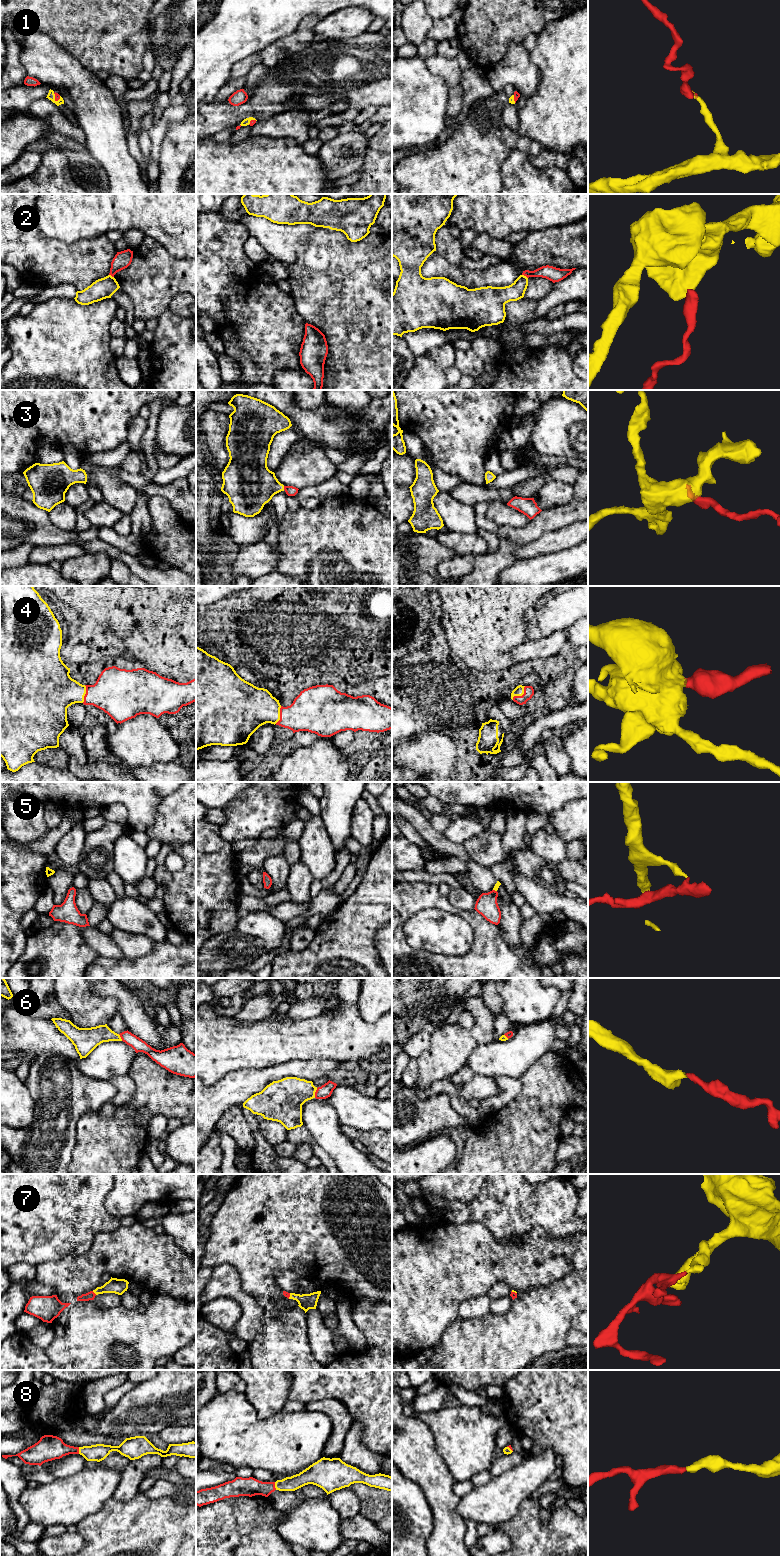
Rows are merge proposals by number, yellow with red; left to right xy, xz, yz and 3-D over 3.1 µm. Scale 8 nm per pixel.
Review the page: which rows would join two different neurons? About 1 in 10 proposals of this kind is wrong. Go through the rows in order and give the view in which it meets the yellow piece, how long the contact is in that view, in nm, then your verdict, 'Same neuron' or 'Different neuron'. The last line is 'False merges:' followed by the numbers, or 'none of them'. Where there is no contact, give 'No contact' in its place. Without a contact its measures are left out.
1: Touches yellow in xy. Shared border 80 nm. Same neuron
2: Touches yellow in yz. Shared border 60 nm. Different neuron
3: Touches yellow in xz. Shared border 30 nm. Same neuron
4: Touches yellow in yz. Shared border 160 nm. Same neuron
5: Touches yellow in yz. Shared border 40 nm. Same neuron
6: Touches yellow in xz. Shared border 80 nm. Same neuron
7: Touches yellow in xy. Shared border 50 nm. Same neuron
8: Touches yellow in xz. Shared border 70 nm. Same neuron
False merges: 2

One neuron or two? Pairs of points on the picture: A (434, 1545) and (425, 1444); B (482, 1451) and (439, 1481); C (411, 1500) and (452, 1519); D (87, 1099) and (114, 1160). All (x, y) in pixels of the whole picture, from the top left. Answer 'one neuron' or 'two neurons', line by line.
A: one neuron
B: two neurons
C: two neurons
D: two neurons

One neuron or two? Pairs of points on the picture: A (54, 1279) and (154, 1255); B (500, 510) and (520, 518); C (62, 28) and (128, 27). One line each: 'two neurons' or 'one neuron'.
A: one neuron
B: one neuron
C: one neuron

